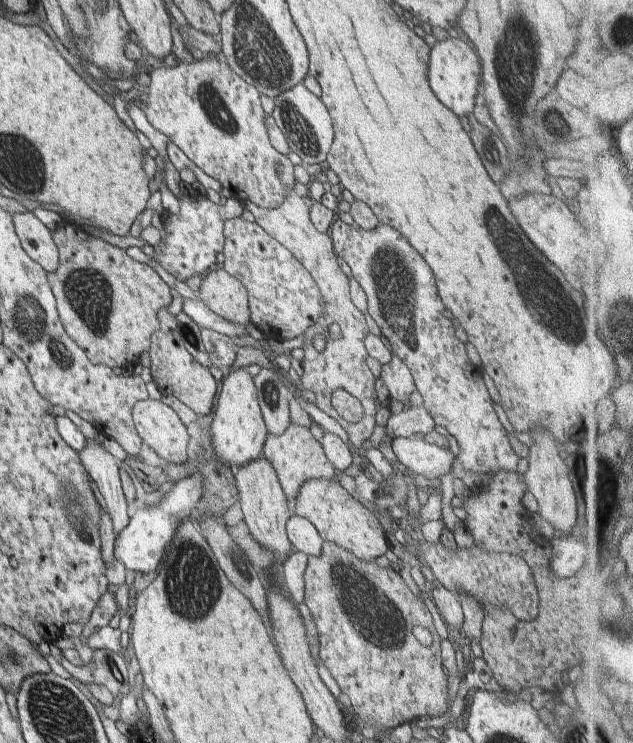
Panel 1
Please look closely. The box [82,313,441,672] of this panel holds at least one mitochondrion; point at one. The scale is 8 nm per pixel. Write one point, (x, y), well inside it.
(193, 586)

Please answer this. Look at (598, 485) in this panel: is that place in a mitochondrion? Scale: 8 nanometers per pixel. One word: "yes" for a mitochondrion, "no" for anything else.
yes

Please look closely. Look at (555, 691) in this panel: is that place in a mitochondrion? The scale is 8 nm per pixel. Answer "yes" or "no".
no

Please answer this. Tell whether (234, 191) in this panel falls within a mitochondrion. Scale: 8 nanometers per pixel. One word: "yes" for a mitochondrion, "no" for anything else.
no

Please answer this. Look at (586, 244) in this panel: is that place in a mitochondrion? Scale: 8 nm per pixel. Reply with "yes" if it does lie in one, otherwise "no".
no

